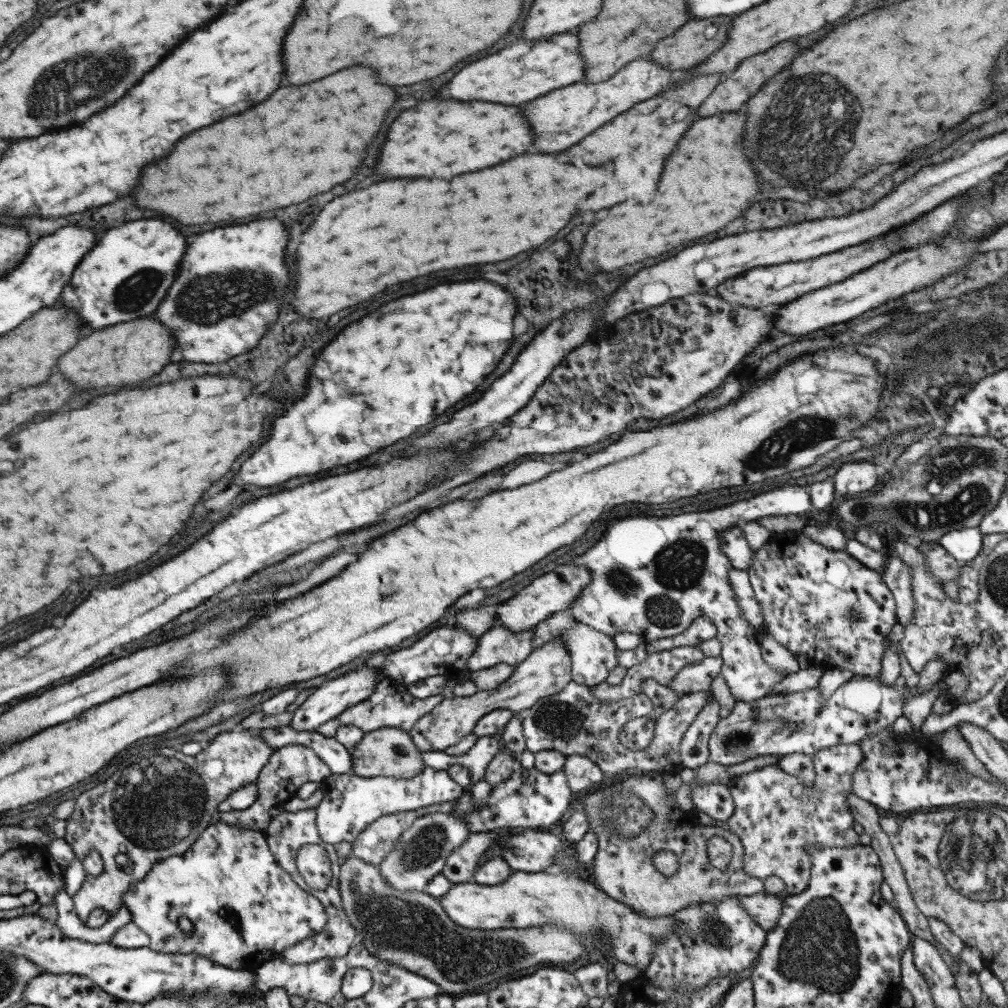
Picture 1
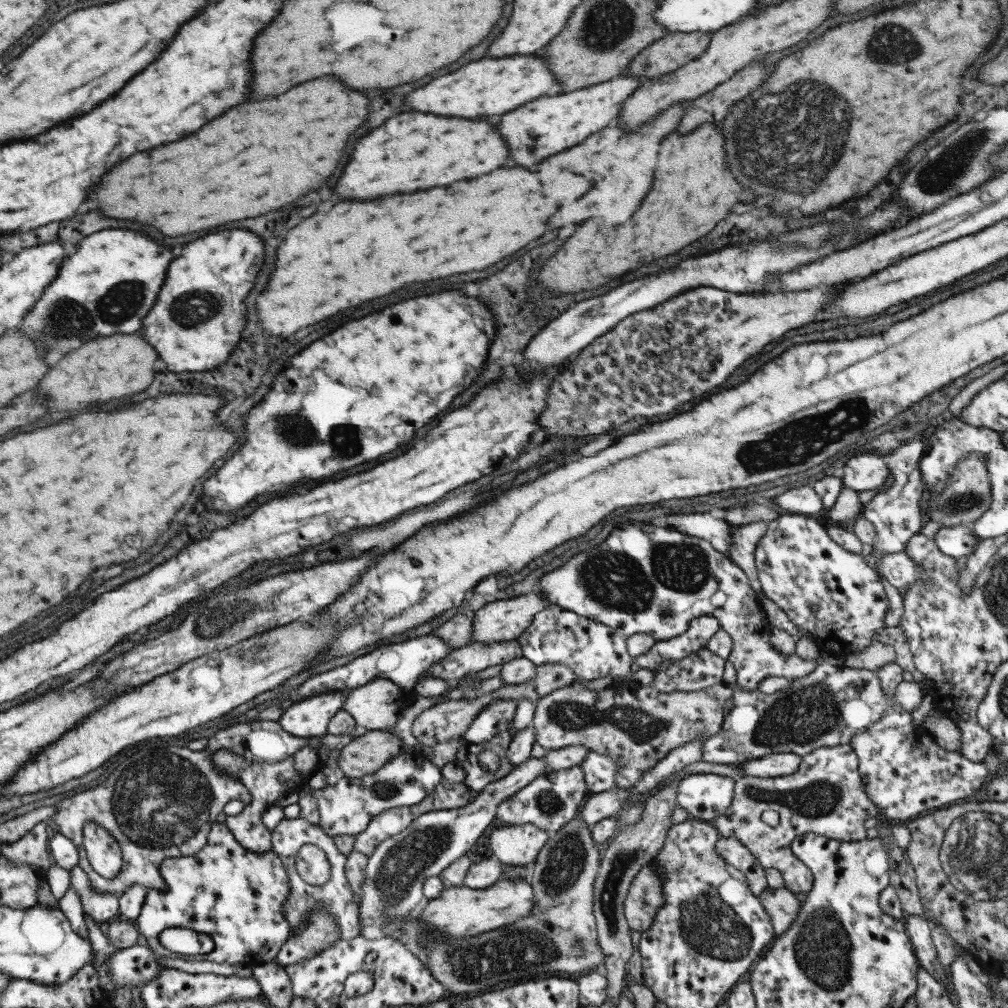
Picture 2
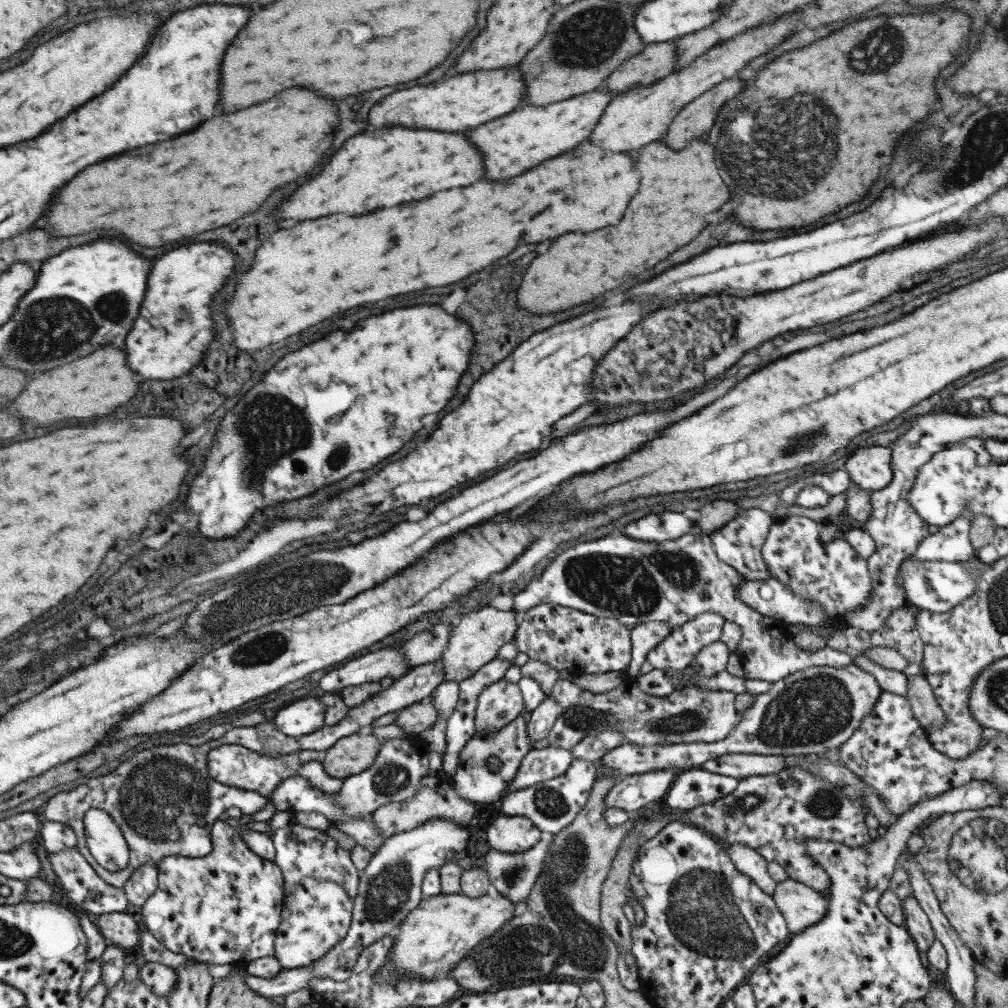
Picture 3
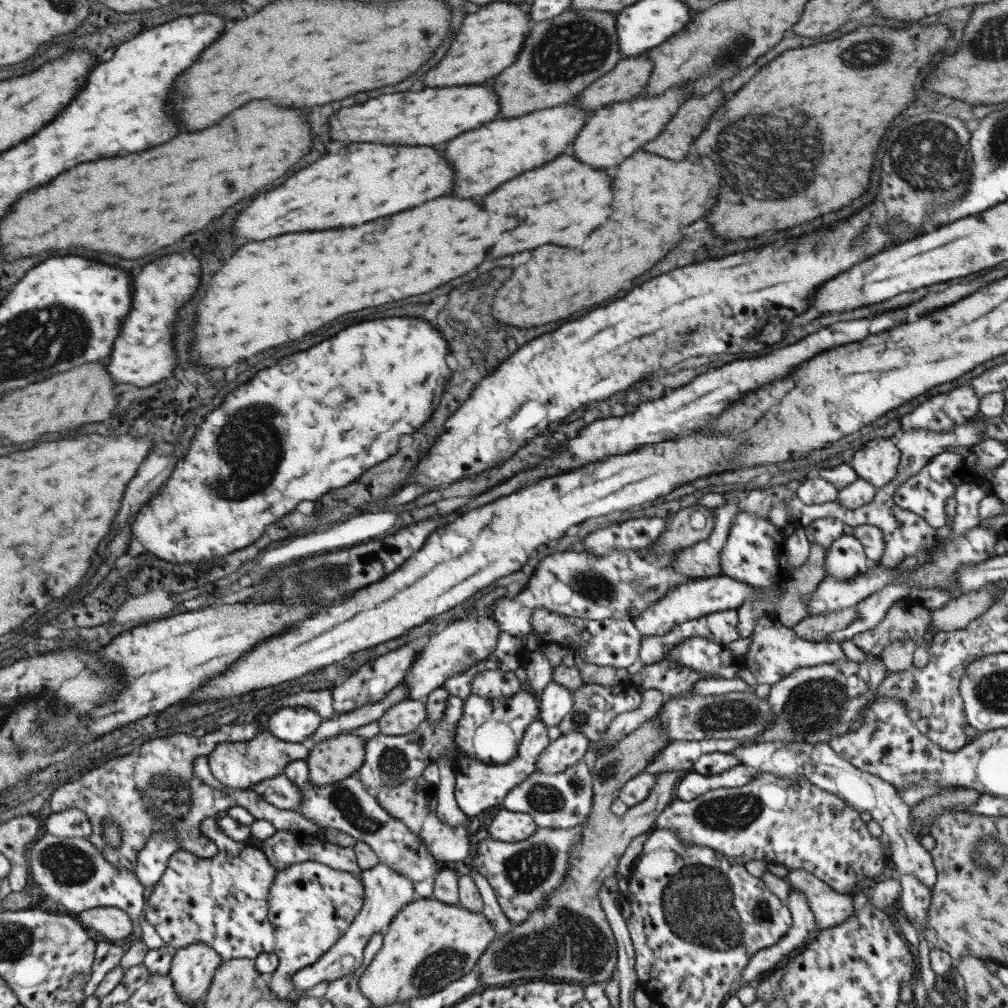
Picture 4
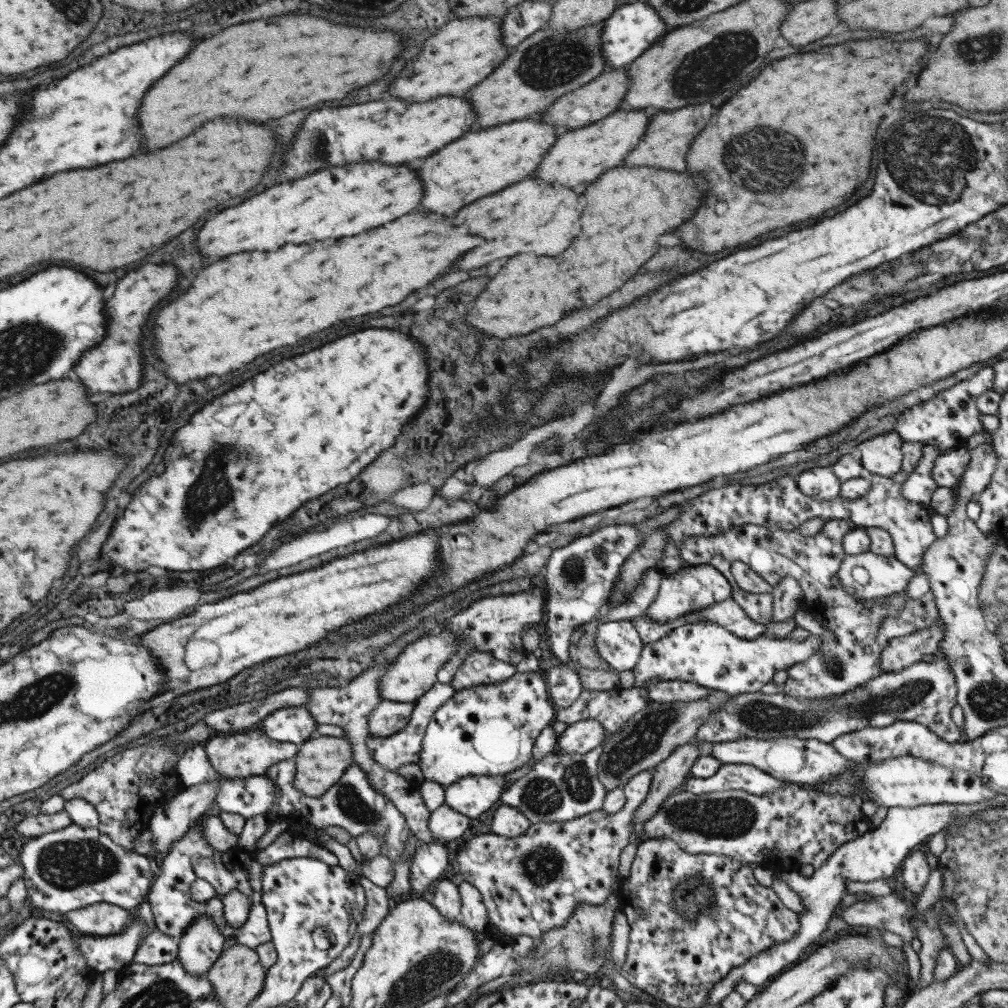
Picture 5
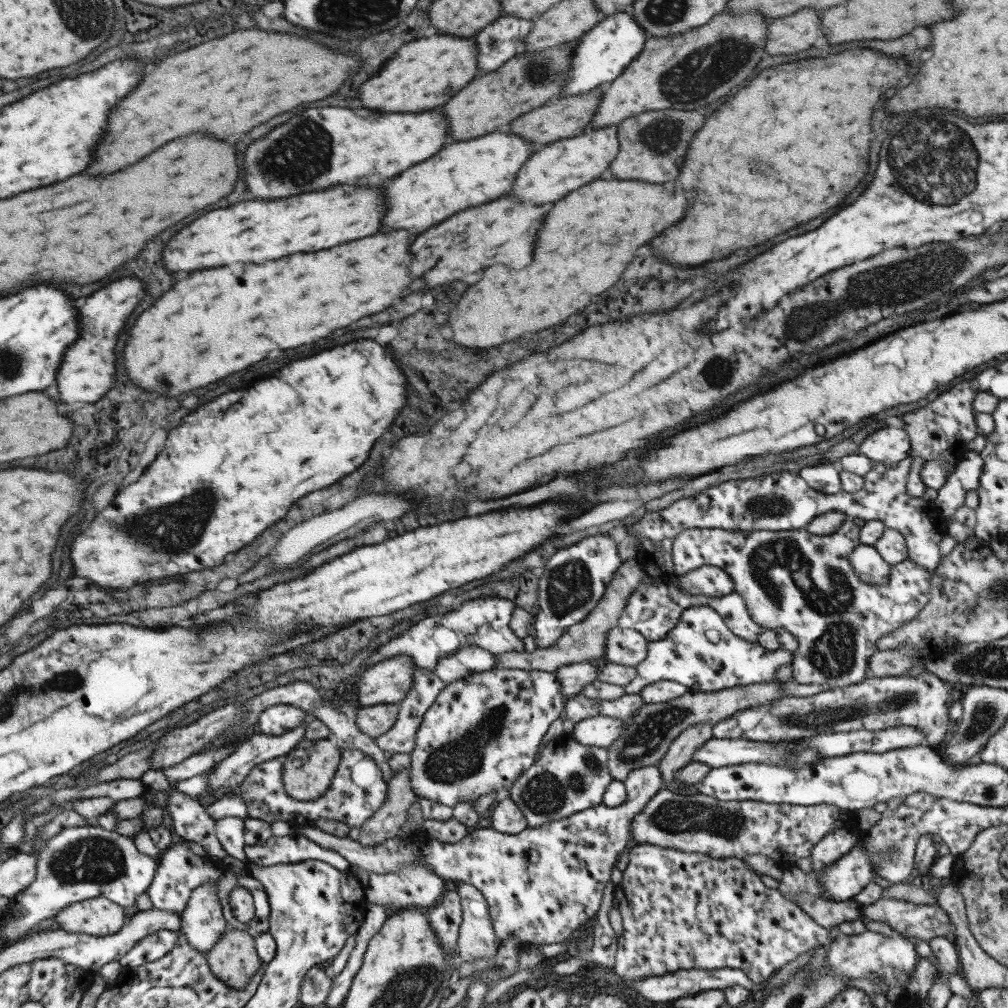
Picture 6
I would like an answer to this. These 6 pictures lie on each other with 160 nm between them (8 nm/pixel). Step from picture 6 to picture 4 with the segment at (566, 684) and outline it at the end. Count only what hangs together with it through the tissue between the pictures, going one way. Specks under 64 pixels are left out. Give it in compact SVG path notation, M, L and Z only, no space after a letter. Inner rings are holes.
M550 680L537 695L538 718L549 727L555 726L569 712L572 705L570 690Z

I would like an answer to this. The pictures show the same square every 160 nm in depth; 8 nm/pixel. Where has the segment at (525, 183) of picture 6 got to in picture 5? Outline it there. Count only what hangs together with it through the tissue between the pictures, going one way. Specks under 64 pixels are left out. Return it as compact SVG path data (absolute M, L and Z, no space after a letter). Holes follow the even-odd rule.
M616 109L587 126L561 131L553 144L553 150L549 148L533 176L567 188L597 178L605 170L619 166L619 162L639 144L648 125L649 114L647 110Z

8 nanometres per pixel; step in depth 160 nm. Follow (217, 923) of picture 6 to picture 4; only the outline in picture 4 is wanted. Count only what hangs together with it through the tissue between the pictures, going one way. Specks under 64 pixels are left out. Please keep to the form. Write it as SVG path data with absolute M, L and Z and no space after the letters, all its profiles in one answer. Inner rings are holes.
M187 944L172 953L168 970L173 990L185 1004L203 1001L215 969L221 965L220 956L206 944Z

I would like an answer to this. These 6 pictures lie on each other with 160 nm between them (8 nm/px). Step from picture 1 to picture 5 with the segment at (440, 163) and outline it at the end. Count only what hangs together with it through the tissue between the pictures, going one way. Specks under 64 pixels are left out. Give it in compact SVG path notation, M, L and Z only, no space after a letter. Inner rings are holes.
M357 162L345 168L327 168L313 172L309 176L277 184L269 190L263 190L261 194L243 200L241 204L227 208L213 216L205 226L197 232L195 244L199 254L203 256L227 256L241 250L261 250L269 252L275 250L287 242L301 244L307 240L327 240L327 238L341 238L341 236L355 236L363 230L381 226L385 222L391 222L407 212L411 212L419 200L421 200L421 180L417 180L417 174L409 170L407 166L385 166L377 162Z

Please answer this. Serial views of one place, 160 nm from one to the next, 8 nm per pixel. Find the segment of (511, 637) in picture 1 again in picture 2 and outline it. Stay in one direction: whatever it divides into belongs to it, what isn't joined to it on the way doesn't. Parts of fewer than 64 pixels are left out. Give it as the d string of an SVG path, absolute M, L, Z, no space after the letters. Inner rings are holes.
M516 639L486 645L469 642L465 646L451 649L439 662L431 664L429 670L418 678L418 682L427 677L452 681L521 657L519 641Z

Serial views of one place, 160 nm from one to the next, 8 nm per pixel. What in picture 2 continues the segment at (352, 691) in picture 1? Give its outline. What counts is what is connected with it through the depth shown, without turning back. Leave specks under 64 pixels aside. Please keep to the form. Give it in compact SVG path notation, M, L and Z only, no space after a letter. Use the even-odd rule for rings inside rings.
M326 691L285 704L277 726L296 737L321 737L329 719L342 708L346 691Z

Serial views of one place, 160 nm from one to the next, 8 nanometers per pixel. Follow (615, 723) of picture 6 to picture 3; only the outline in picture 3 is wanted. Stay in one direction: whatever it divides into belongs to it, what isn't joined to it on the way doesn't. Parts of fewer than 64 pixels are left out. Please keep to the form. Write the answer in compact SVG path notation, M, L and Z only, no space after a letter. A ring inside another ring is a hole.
M557 746L529 749L519 761L519 768L512 781L503 789L503 794L559 776L567 770L572 760L569 750Z

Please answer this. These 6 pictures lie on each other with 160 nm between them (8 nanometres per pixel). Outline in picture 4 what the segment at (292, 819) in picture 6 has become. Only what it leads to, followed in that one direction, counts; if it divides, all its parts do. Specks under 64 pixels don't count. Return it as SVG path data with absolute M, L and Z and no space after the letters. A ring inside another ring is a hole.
M305 759L293 760L282 772L291 783L300 790L302 799L300 807L295 810L299 816L313 822L323 830L336 829L364 843L377 856L379 863L385 864L389 870L403 875L411 882L413 892L420 897L432 895L433 882L439 870L437 863L426 849L425 844L403 822L387 814L378 805L376 797L363 788L359 777L350 775L343 780L318 787L308 781L308 766Z

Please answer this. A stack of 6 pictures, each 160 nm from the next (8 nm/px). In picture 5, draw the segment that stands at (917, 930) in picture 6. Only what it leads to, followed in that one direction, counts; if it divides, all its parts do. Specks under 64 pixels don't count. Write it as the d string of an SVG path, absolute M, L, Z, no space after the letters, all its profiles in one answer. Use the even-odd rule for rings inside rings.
M891 893L886 896L869 897L865 901L851 903L849 906L844 906L843 908L840 902L837 906L834 906L833 911L835 910L838 910L838 916L840 916L842 922L848 926L871 927L877 929L879 932L889 930L898 934L902 938L902 953L906 966L905 976L907 979L911 980L913 984L917 984L919 982L920 962L917 954L910 950L910 940L916 936L920 917L918 919L916 917L917 927L912 929L910 918L913 913L911 913L911 908L907 907L905 903L901 902L899 898Z

